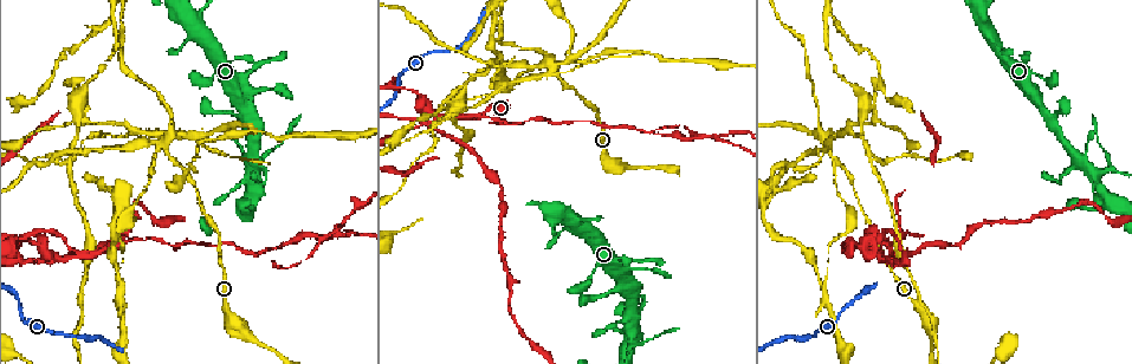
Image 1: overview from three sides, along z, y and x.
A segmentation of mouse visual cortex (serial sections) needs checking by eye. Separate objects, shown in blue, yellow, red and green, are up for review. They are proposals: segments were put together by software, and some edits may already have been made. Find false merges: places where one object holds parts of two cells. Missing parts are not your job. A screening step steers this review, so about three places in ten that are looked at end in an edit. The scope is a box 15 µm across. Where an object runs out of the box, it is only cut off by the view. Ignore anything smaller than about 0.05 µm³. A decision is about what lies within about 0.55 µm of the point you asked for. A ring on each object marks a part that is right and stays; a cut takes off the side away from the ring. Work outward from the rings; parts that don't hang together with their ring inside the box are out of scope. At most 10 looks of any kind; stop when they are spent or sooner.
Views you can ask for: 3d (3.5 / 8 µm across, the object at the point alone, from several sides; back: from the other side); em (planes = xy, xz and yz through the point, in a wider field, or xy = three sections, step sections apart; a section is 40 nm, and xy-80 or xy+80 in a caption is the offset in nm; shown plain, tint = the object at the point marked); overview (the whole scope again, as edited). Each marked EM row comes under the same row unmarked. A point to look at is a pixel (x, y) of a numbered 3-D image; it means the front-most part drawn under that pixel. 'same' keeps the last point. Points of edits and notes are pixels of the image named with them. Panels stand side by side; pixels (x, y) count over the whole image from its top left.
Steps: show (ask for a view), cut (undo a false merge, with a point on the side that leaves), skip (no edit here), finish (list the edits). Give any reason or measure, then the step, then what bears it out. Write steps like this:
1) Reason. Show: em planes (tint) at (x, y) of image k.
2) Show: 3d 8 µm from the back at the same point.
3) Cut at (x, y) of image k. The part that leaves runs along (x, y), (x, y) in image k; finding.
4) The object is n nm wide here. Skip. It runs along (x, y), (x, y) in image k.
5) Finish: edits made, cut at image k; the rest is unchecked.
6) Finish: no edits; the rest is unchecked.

Four arms meet. Show: 3d 3.5 µm at (164, 147) of image 1.

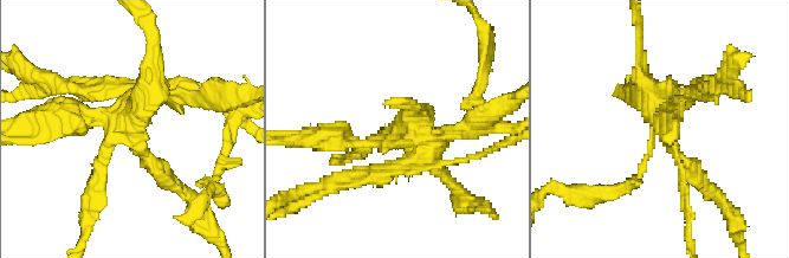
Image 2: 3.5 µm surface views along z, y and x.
The arms are 150, 150, 200, 250 nm wide. Cut at (111, 89) of image 2. The part that leaves runs along (413, 131), (413, 159), (329, 182) in image 2; two cells meet here.

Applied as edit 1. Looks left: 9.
Redraw. Show: overview.

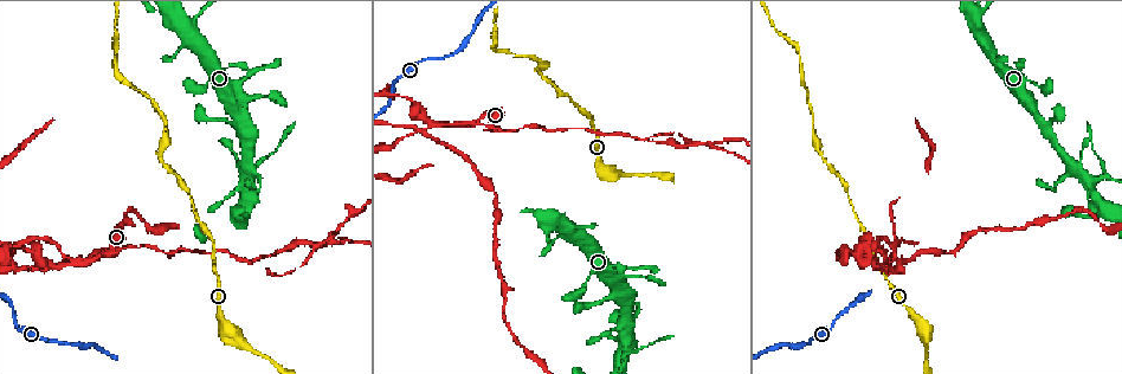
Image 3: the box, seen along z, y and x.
Three-way junction. Show: 3d 8 µm at (980, 35) of image 3.

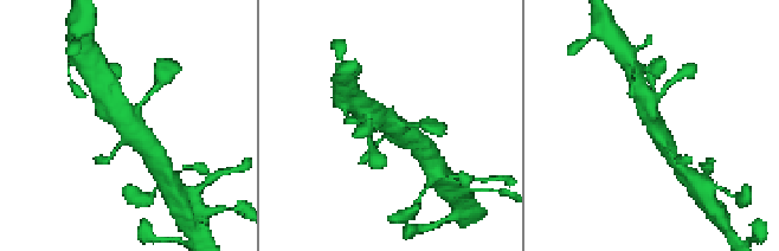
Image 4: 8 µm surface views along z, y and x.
Need the tissue. Show: em xy step 1 (tint) at (397, 129) of image 4.

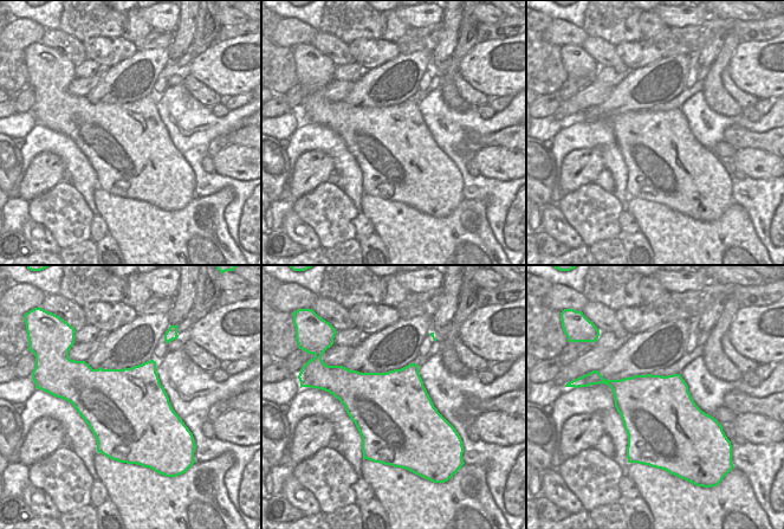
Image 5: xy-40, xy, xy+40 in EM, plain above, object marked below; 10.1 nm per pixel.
Skip. Continuous, no second cell.

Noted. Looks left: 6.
Abrupt turn. Show: 3d 8 µm at (1089, 180) of image 3.

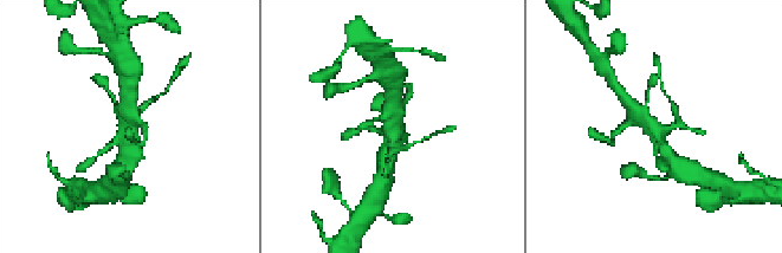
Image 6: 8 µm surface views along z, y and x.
Zoom in. Show: 3d 3.5 µm at (123, 127) of image 6.

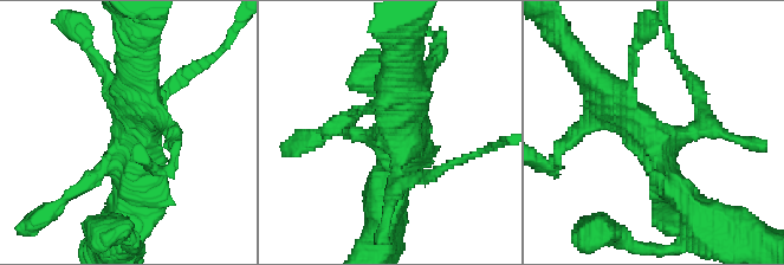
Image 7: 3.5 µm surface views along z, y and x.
4 arms meet here; the arms are 200, 200, 400, 450 nm wide. Show: em planes (tint) at (134, 138) of image 7.

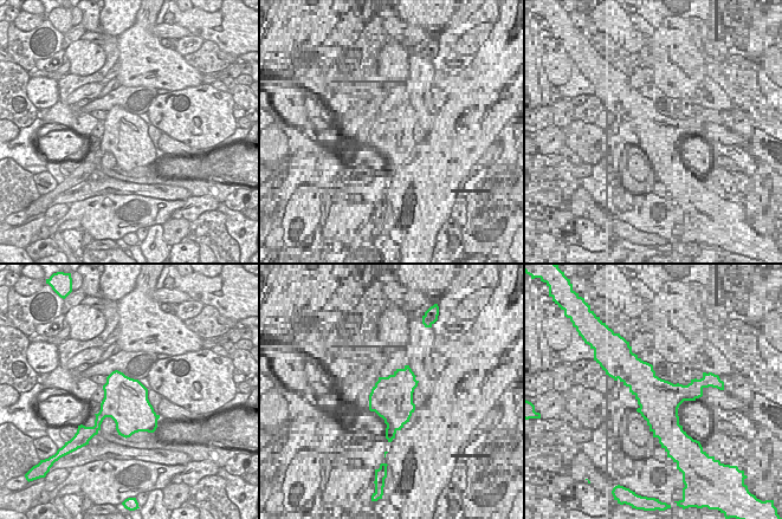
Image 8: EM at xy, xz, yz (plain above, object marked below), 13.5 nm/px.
Cut at (700, 92) of image 7. The part that leaves runs along (697, 130), (705, 115), (678, 60) in image 7; a second cell is stuck on.

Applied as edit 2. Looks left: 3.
Show: overview.

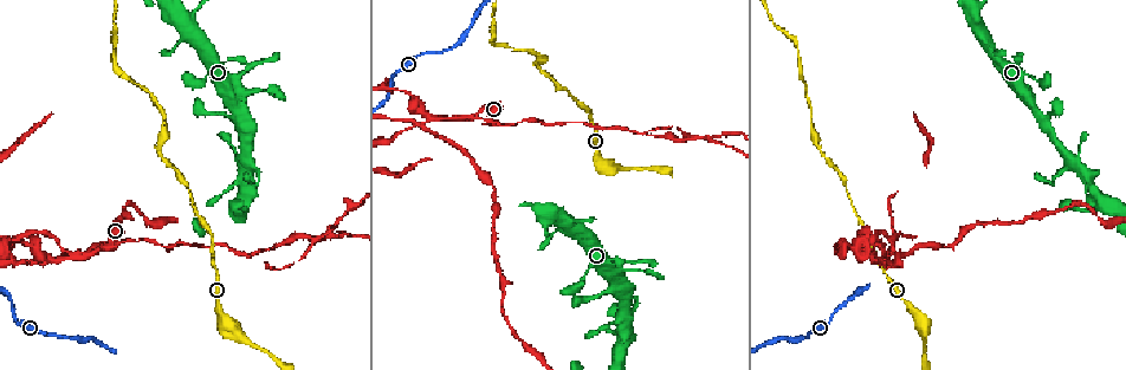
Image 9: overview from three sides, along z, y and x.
Three-way junction. Show: 3d 3.5 µm at (431, 116) of image 9.

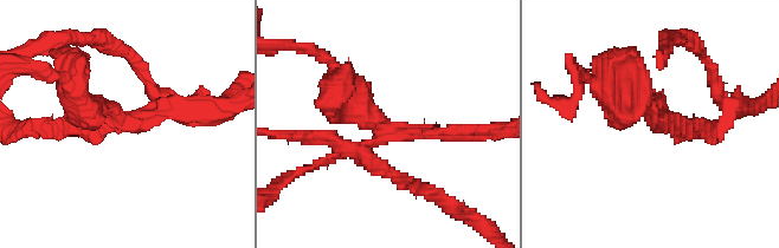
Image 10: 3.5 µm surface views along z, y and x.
3 arms meet here; the arms are 150, 200, 300 nm wide; now the EM. Show: em xy step 5 (tint) at (124, 124) of image 10.

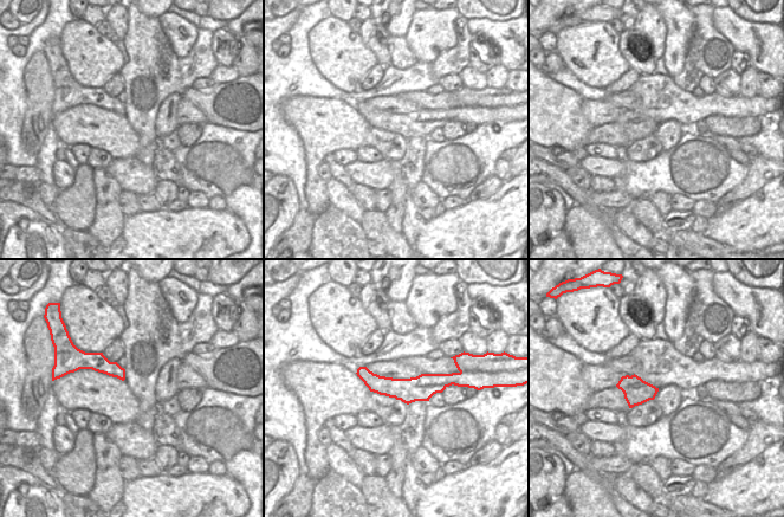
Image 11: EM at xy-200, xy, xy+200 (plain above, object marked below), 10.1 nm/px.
Cut at (364, 102) of image 10. A border runs along (446, 385), (394, 396) in image 11; two cells meet here.

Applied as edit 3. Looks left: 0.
Finish: edits made, cut at image 2, cut at image 7, cut at image 10; the rest is unchecked.

